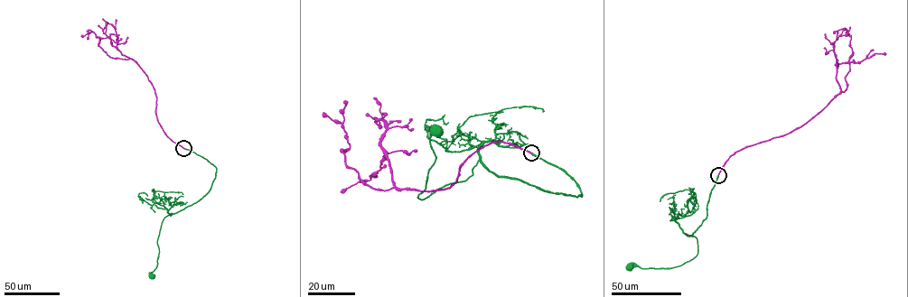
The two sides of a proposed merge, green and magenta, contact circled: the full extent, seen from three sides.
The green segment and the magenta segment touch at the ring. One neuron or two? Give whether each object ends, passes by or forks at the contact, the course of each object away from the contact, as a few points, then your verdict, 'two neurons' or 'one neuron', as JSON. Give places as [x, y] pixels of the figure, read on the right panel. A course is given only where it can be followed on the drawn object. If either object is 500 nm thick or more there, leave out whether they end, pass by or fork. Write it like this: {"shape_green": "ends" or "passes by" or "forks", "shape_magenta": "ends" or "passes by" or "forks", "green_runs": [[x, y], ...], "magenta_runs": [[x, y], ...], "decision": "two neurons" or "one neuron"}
{"shape_green": "ends", "shape_magenta": "ends", "green_runs": [[717, 175], [701, 225], [689, 236], [681, 229], [696, 237], [696, 256], [670, 268], [630, 267]], "magenta_runs": [[717, 175], [734, 153], [800, 127], [844, 92], [852, 54], [851, 38], [847, 29], [833, 33]], "decision": "one neuron"}

